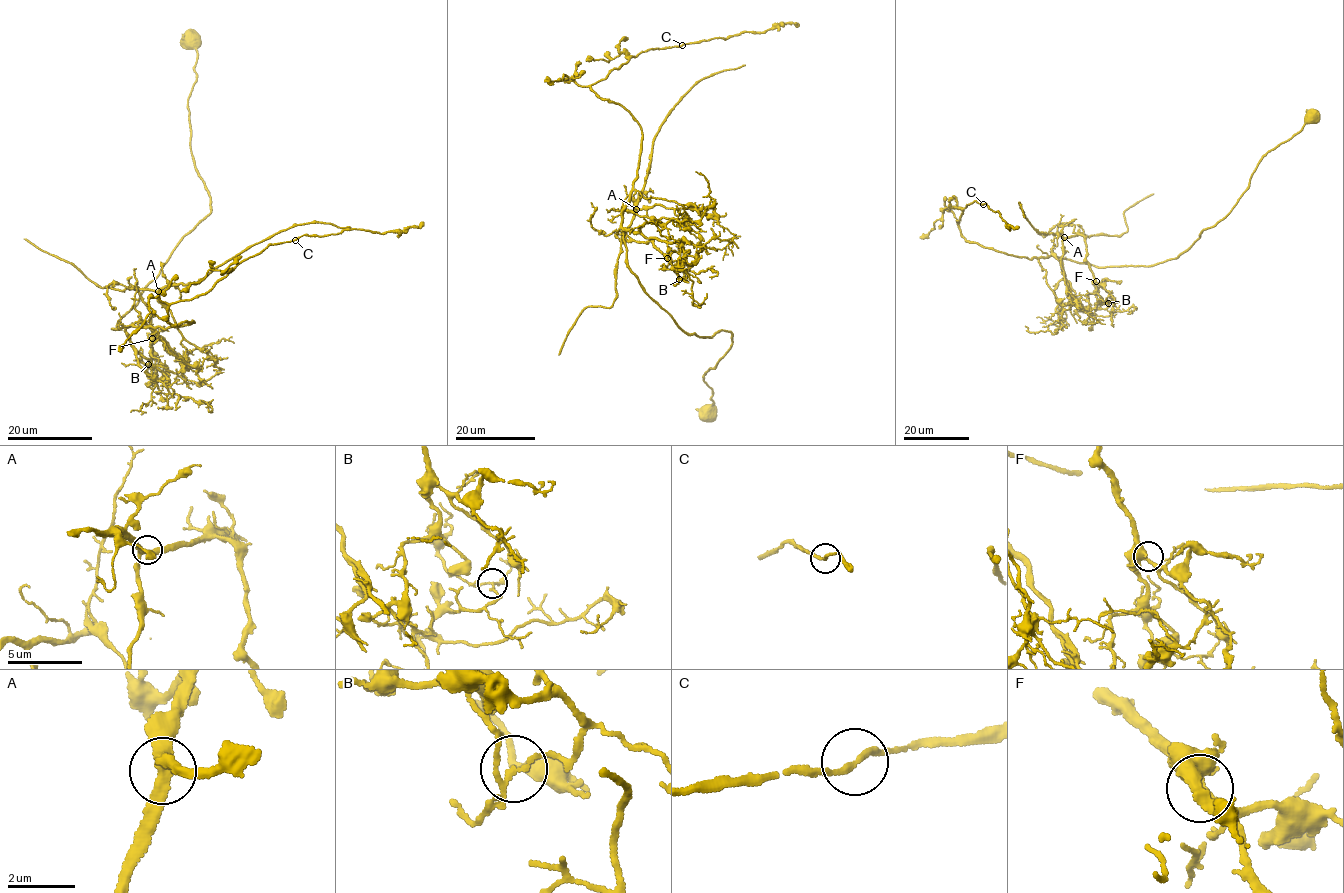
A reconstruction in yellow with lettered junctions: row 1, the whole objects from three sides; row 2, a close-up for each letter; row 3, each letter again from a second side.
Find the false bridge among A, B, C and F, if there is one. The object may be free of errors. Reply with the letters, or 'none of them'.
B

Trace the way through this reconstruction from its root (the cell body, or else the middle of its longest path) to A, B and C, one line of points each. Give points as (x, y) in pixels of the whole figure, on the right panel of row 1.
A: (1312, 119), (1264, 156), (1230, 211), (1176, 258), (1101, 268), (1052, 253), (1071, 294), (1060, 265), (1064, 237)
B: (1312, 119), (1264, 156), (1230, 211), (1176, 258), (1101, 268), (1062, 260), (1079, 303), (1093, 313), (1108, 303)
C: (1312, 119), (1264, 156), (1227, 214), (1156, 264), (985, 248), (957, 220), (983, 204)

